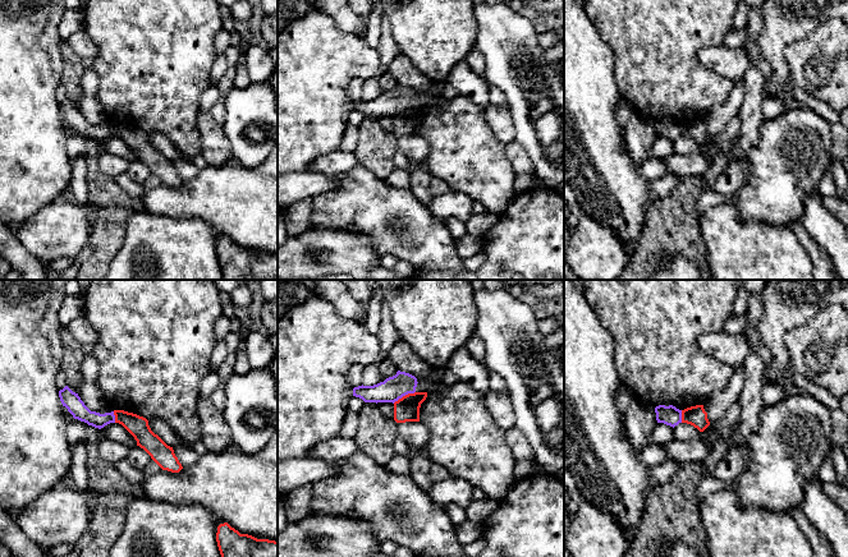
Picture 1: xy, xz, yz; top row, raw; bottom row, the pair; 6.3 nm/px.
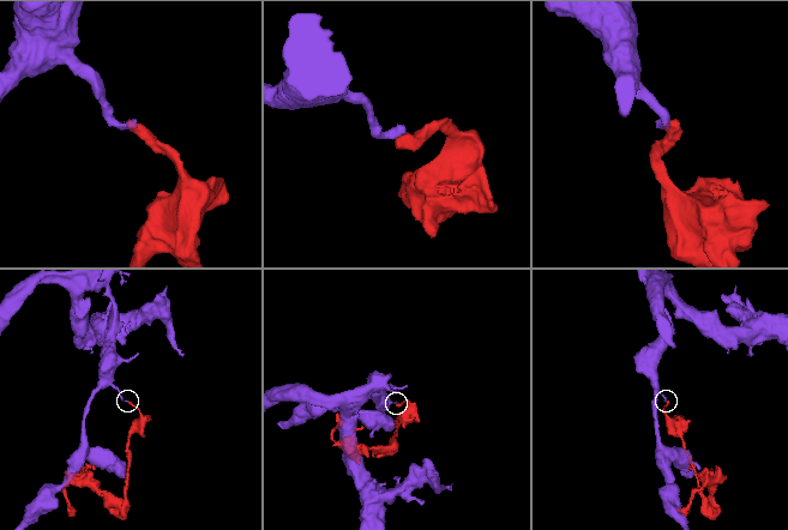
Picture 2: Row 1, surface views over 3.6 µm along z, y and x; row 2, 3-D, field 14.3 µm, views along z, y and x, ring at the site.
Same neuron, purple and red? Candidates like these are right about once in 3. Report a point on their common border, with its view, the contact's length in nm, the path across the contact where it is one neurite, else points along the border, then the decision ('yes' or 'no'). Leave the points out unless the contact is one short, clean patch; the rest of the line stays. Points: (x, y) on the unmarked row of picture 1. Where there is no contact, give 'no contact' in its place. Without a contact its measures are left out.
meets purple in xz at (403, 109); contact 160 nm long; border along xz (415, 105), (403, 109), (393, 116); no

